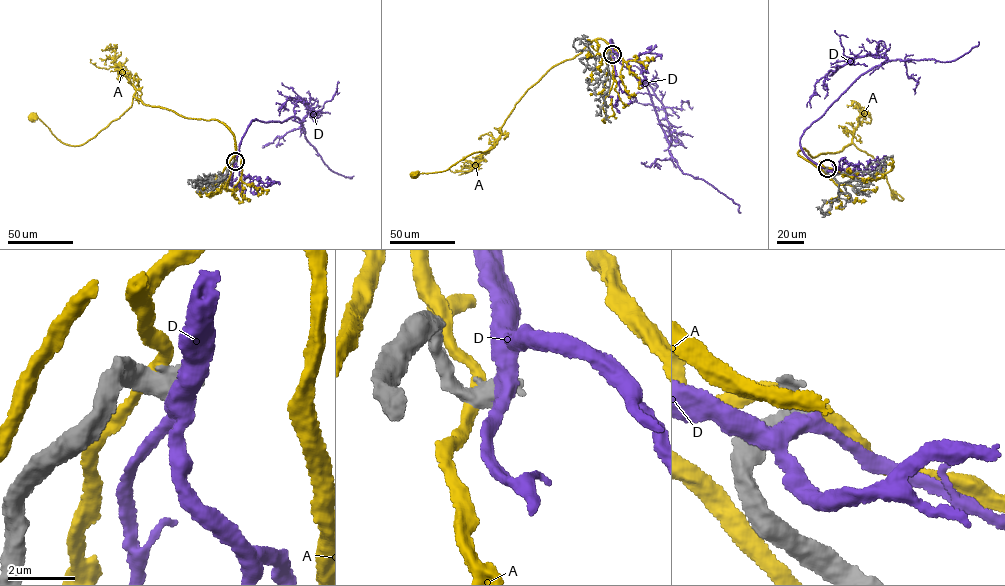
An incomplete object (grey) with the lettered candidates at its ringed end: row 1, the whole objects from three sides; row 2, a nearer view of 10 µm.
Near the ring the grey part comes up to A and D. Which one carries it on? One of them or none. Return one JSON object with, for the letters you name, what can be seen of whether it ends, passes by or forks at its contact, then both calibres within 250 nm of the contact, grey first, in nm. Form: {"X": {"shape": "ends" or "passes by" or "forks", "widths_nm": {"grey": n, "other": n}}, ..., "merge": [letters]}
{"D": {"shape": "passes by", "widths_nm": {"grey": 500, "other": 400}}, "merge": ["D"]}

